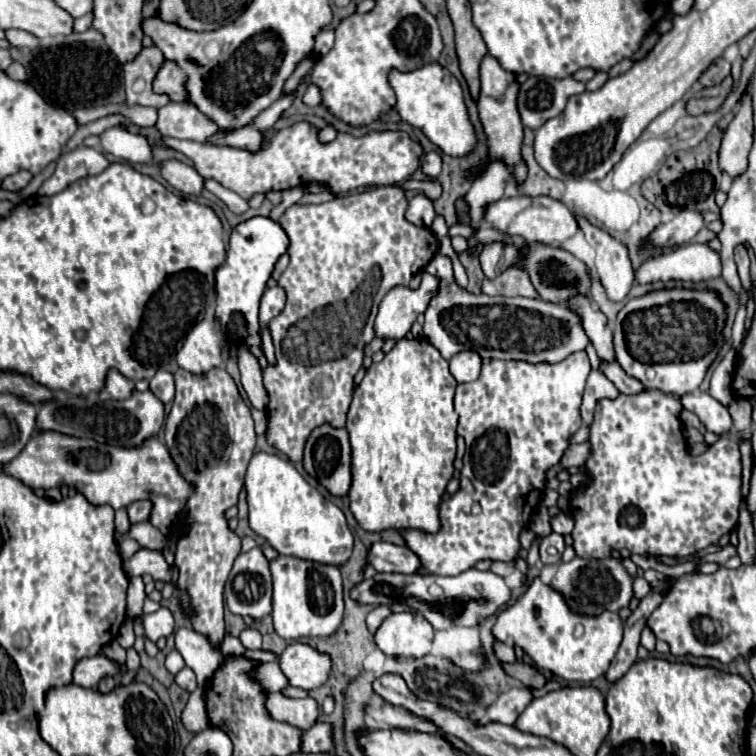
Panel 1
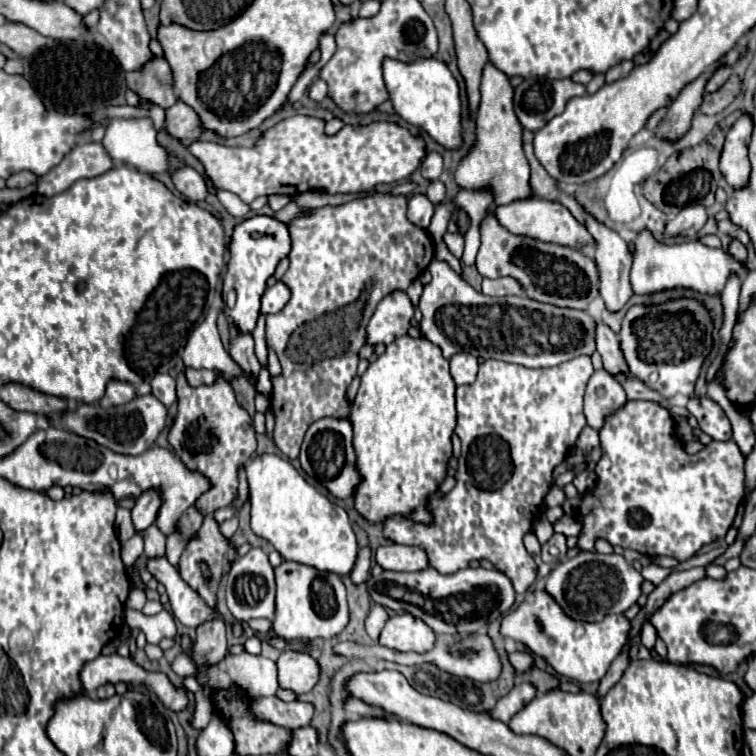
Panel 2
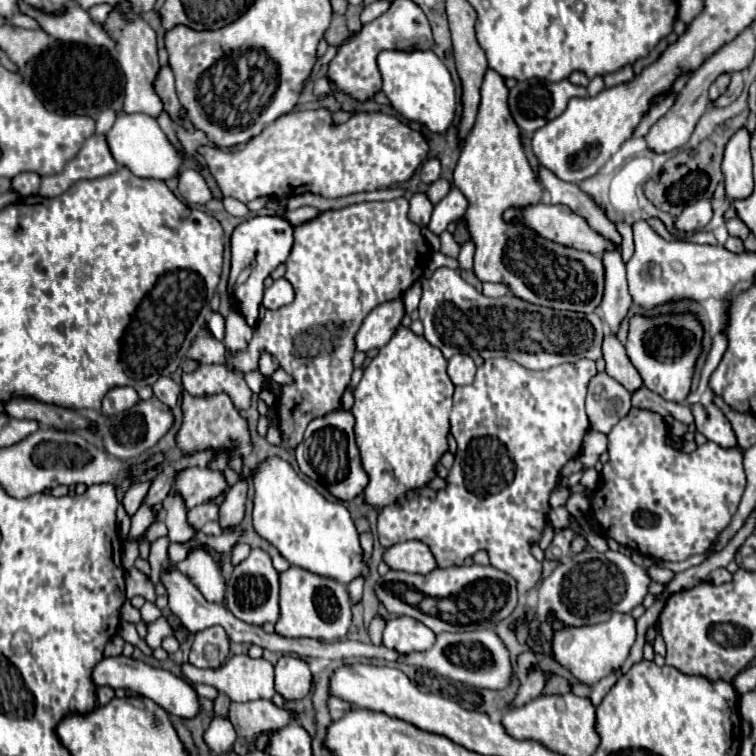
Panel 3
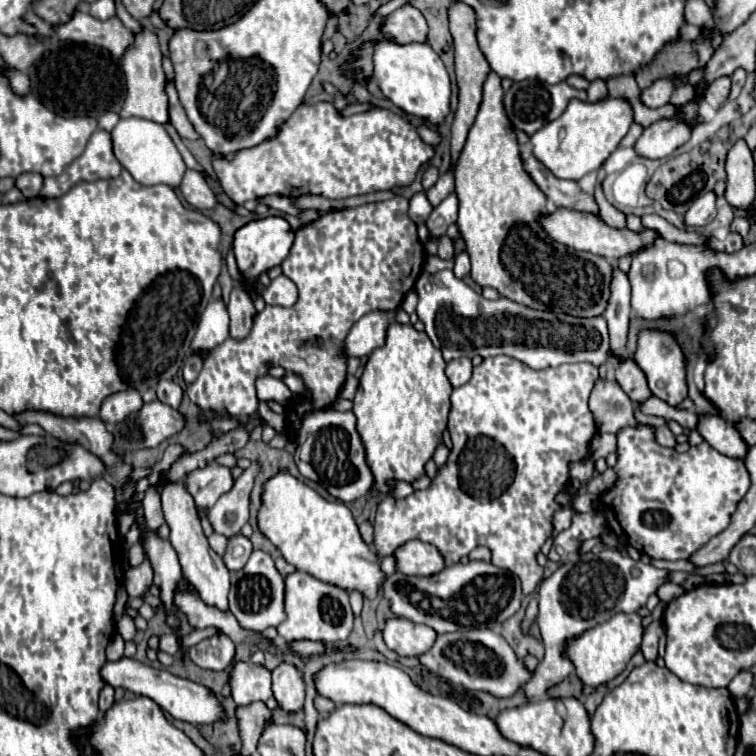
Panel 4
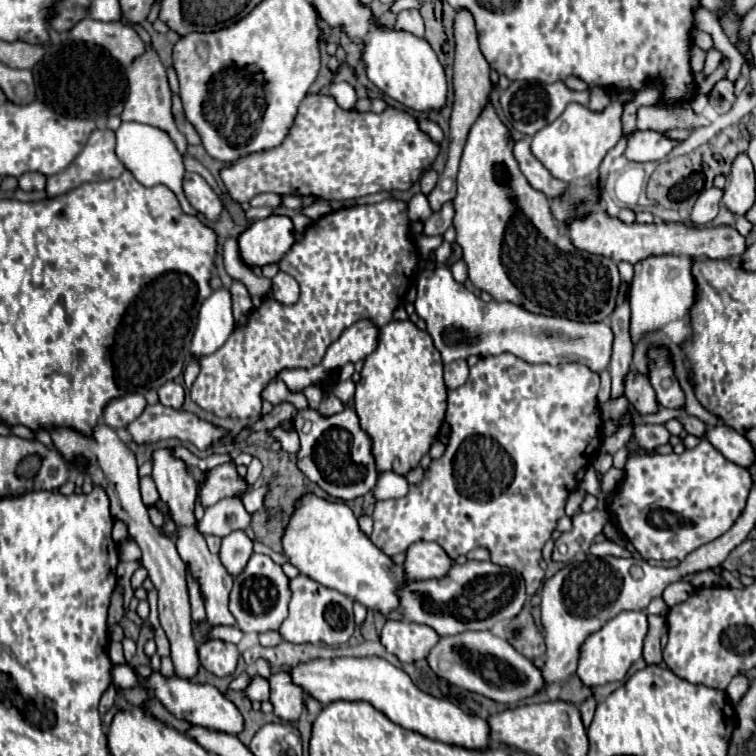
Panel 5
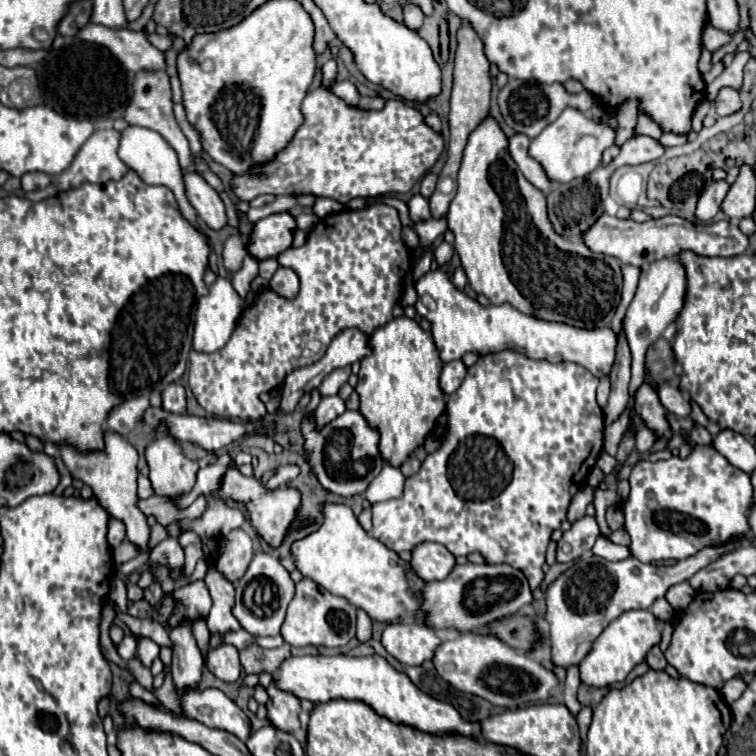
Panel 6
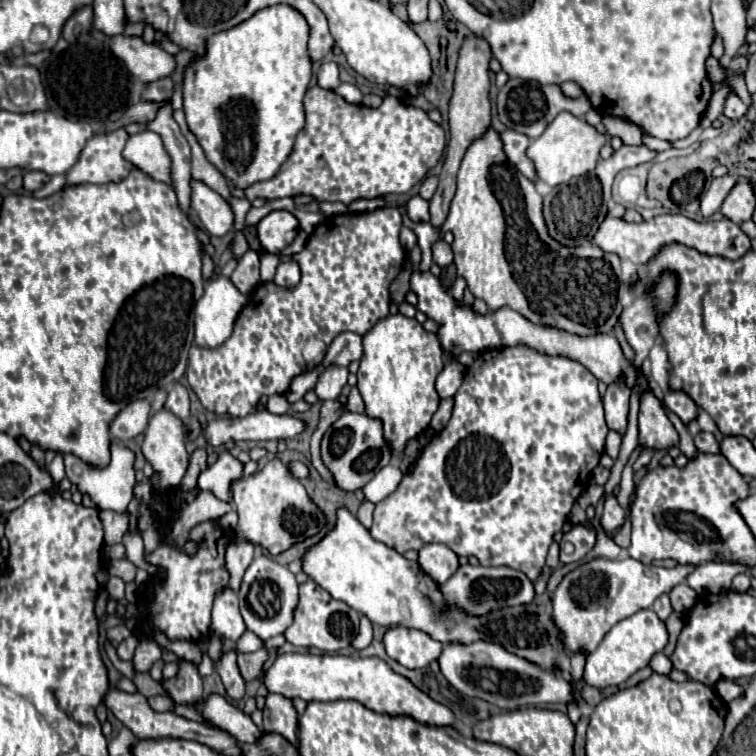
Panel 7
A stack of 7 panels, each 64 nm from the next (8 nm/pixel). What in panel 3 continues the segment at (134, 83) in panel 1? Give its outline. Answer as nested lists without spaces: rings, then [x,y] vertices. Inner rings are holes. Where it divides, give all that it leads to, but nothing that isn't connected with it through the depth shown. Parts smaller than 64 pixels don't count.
[[[160,66],[160,76],[156,76],[156,94],[160,96],[164,110],[170,114],[172,120],[178,122],[178,110],[180,110],[180,102],[174,90],[174,74],[168,66]]]

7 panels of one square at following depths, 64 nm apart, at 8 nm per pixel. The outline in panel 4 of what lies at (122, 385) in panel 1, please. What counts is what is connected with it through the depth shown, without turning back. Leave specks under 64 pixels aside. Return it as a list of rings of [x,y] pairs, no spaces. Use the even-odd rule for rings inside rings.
[[[128,388],[128,390],[116,392],[104,400],[100,418],[106,422],[120,422],[124,416],[138,412],[140,408],[142,408],[140,392],[136,392],[134,388]]]

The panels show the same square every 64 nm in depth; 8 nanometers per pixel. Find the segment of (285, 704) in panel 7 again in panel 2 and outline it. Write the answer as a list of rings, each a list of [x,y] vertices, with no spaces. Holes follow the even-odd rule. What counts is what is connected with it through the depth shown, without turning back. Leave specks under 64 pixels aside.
[[[284,650],[276,664],[278,664],[280,686],[282,688],[290,688],[296,694],[310,692],[318,684],[318,680],[320,680],[320,664],[310,656],[310,652],[304,652],[304,650]]]

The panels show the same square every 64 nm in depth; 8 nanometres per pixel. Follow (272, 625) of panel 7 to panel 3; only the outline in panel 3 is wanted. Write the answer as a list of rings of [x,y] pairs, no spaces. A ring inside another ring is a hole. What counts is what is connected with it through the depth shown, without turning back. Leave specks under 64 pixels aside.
[[[254,548],[246,560],[234,566],[226,588],[226,602],[228,610],[246,624],[262,626],[264,622],[274,624],[278,620],[278,572],[274,570],[268,552]]]

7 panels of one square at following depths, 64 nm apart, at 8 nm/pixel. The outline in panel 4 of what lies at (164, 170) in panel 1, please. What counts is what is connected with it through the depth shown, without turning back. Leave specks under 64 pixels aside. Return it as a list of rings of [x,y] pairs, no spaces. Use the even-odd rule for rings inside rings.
[[[186,170],[184,178],[182,178],[182,184],[180,184],[180,194],[188,204],[192,204],[192,206],[196,206],[200,210],[216,206],[214,192],[206,184],[204,176],[200,172],[196,172],[196,170]]]

